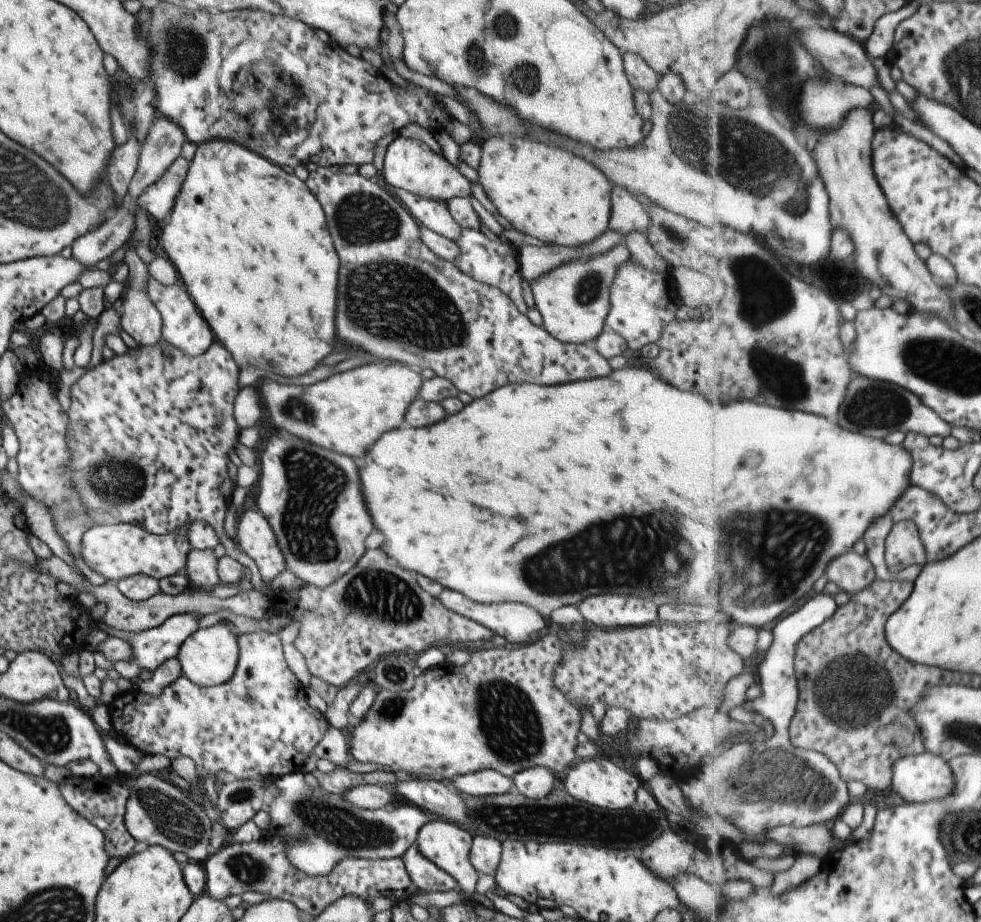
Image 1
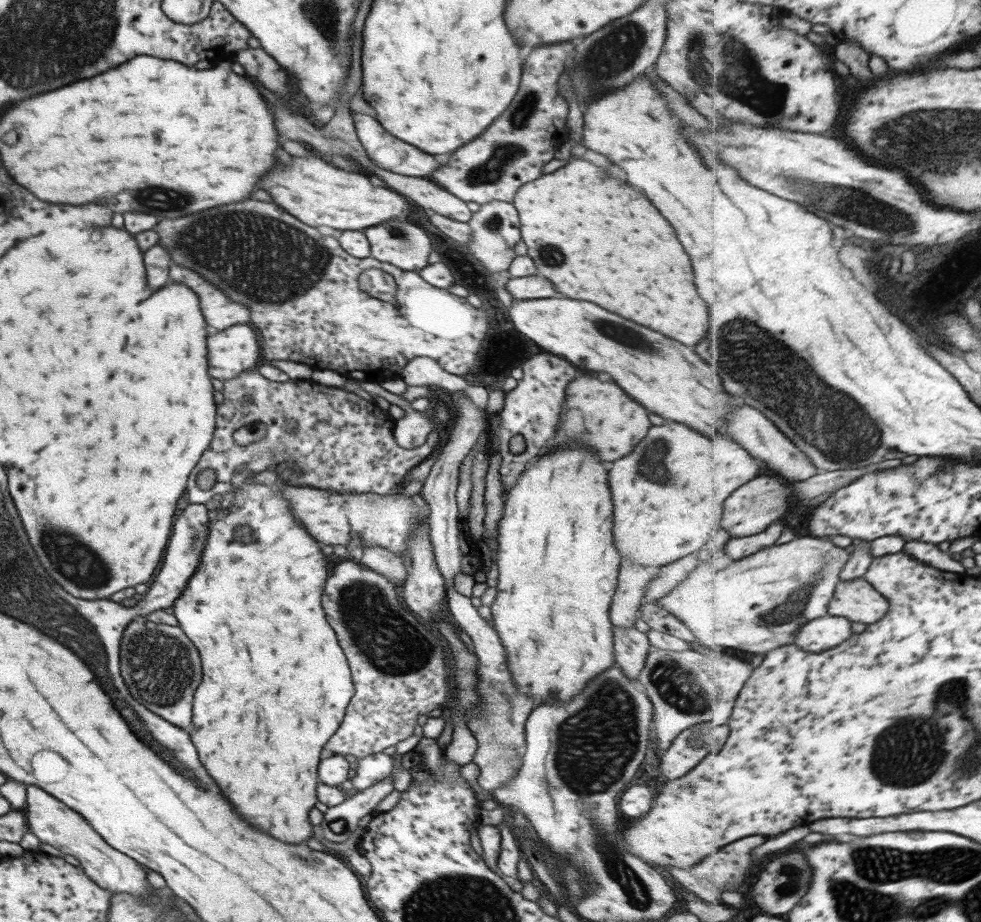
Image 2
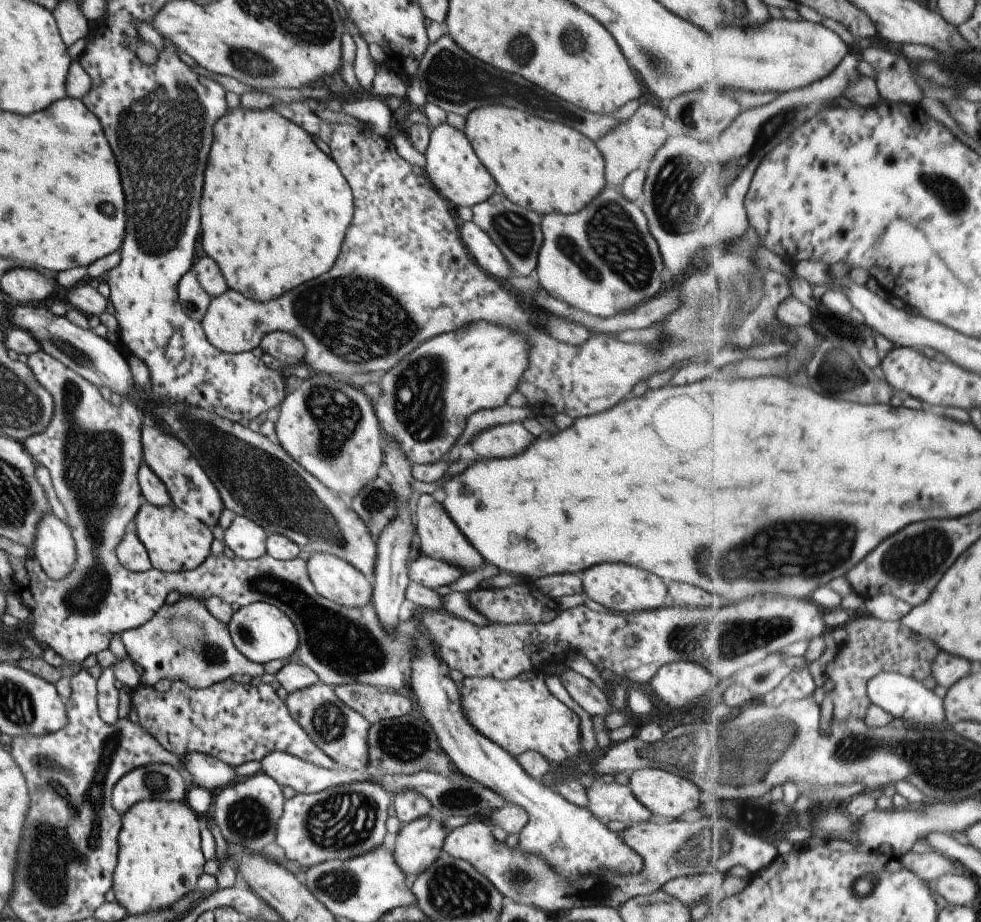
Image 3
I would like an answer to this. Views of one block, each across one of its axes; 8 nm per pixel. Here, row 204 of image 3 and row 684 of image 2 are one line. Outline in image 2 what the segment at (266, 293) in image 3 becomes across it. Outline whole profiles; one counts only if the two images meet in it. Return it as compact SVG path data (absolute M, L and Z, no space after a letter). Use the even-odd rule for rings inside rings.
M247 482L233 492L230 506L218 514L219 518L209 520L209 536L199 557L199 564L193 574L187 579L183 592L175 598L171 610L178 620L177 627L193 642L201 658L201 684L193 694L193 716L191 724L193 730L189 732L191 742L197 748L199 762L207 768L209 776L217 782L223 796L235 806L235 810L249 820L249 824L257 826L259 830L267 832L273 838L283 842L299 844L299 840L307 840L311 836L310 822L307 822L307 812L313 809L316 802L316 784L318 783L317 767L321 757L325 754L324 744L337 731L342 721L345 707L352 698L354 686L351 680L350 668L345 655L338 645L336 634L325 622L323 610L319 606L321 588L325 578L329 576L327 558L321 553L321 545L301 528L301 524L293 518L290 504L283 500L282 483L265 486Z

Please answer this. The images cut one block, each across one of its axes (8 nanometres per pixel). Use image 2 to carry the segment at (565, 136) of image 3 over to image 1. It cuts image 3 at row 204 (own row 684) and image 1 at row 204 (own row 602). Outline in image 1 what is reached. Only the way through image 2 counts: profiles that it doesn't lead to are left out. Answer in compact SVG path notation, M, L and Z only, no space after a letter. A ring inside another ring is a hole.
M485 135L479 146L478 184L517 232L547 244L577 248L608 229L612 185L591 162L565 148L525 137Z

